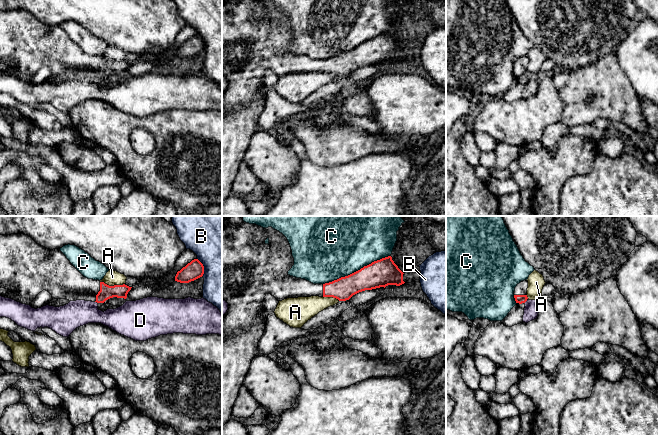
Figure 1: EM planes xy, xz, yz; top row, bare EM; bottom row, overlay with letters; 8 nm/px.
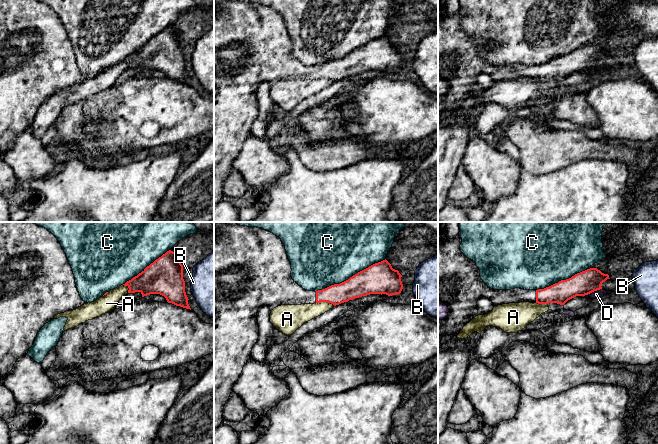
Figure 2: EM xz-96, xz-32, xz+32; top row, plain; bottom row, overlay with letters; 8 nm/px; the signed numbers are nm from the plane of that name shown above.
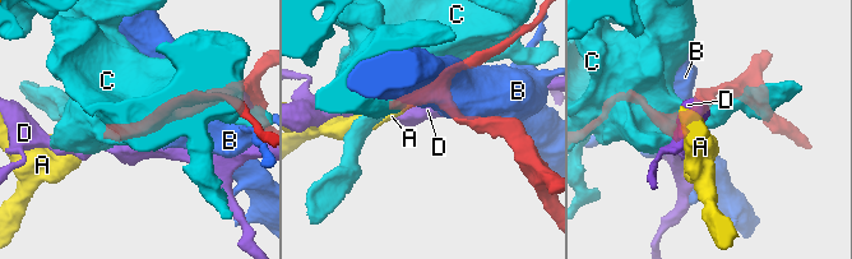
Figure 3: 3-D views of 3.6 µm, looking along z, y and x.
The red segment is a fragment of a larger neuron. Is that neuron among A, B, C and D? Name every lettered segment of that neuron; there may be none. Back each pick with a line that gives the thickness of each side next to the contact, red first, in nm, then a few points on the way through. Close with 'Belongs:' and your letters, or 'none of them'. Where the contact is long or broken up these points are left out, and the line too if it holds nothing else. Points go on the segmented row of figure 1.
Belongs: none of them

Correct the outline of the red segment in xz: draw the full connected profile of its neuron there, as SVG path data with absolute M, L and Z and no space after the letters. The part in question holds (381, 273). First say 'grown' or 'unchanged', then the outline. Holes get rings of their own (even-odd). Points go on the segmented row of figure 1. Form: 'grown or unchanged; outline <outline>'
grown; outline M222 216L222 299L228 303L228 310L222 316L222 427L231 420L232 407L243 386L251 361L259 353L258 342L265 330L263 301L267 294L271 294L278 301L311 296L346 301L365 290L405 283L404 273L391 256L325 284L313 284L290 276L288 271L293 265L290 244L282 233L272 227L263 228L244 221L239 226L233 226L229 216Z

